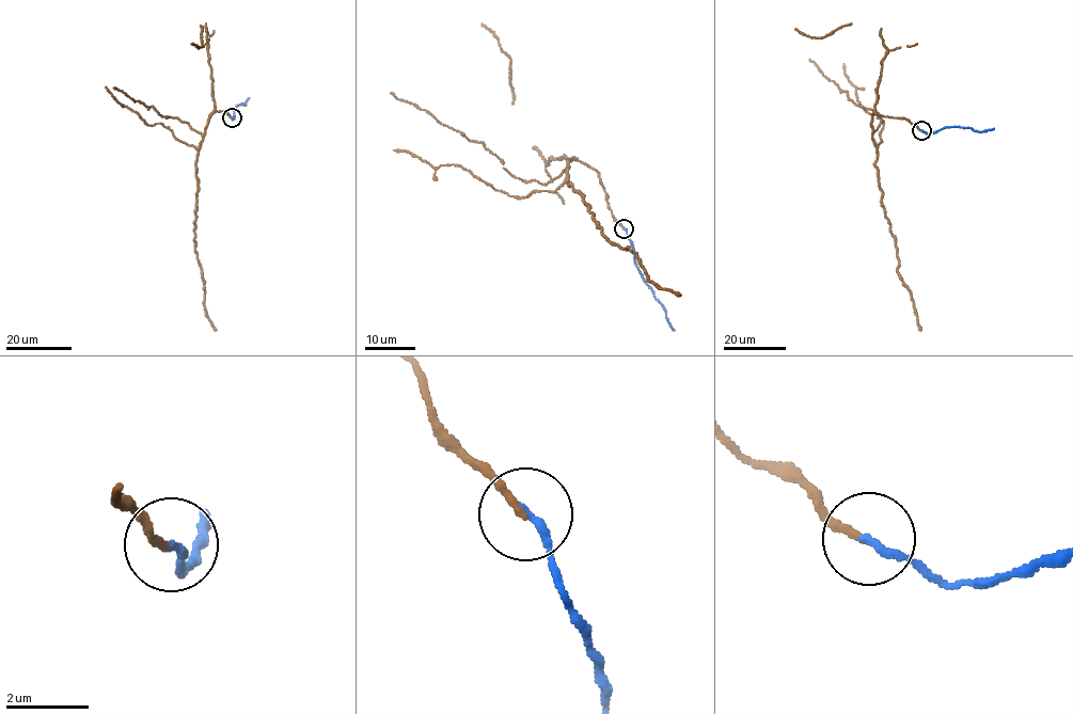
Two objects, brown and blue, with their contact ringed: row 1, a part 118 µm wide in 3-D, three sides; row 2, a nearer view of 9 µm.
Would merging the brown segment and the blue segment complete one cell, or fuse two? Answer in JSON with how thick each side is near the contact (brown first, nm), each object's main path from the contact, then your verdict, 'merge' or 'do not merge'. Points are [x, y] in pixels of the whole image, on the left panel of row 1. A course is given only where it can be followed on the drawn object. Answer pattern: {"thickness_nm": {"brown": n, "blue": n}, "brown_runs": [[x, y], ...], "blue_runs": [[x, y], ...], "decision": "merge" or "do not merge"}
{"thickness_nm": {"brown": 190, "blue": 200}, "brown_runs": [[231, 117], [227, 109], [215, 111], [208, 118], [195, 164], [194, 241], [204, 287], [205, 316], [217, 330]], "blue_runs": [[231, 117], [235, 107], [246, 105], [249, 97]], "decision": "merge"}

